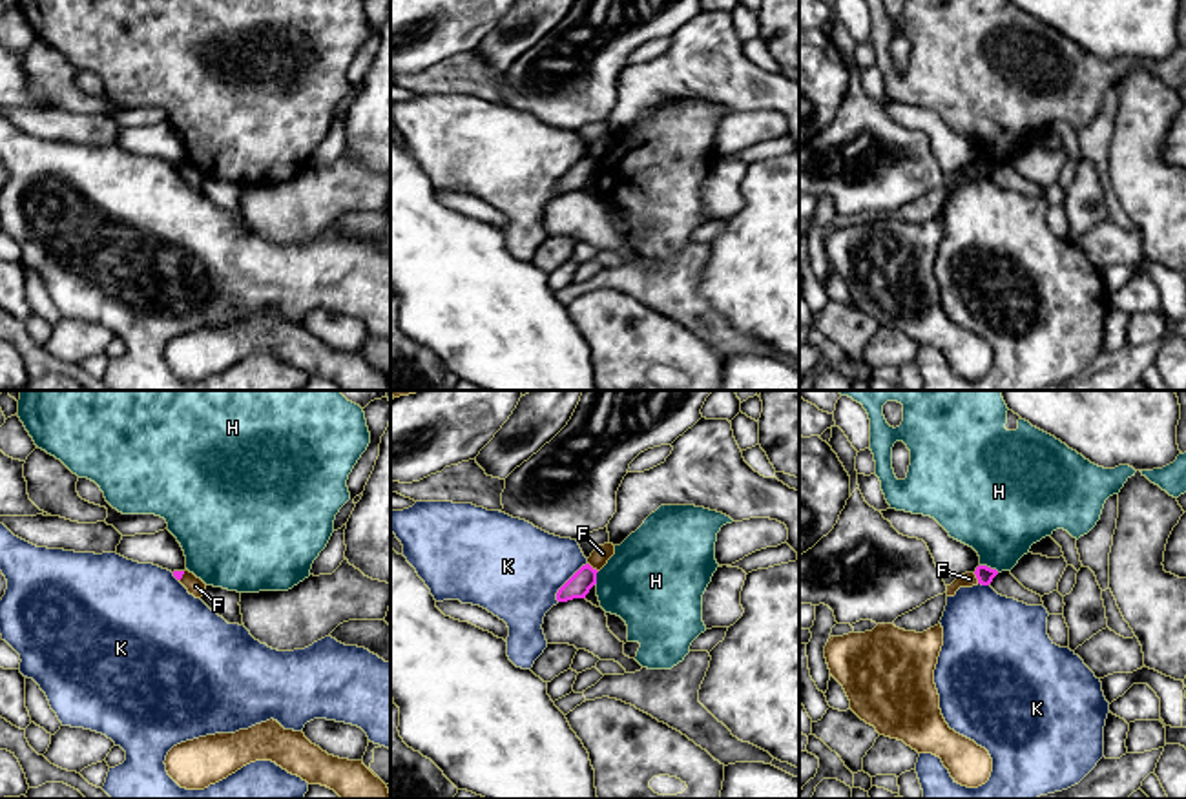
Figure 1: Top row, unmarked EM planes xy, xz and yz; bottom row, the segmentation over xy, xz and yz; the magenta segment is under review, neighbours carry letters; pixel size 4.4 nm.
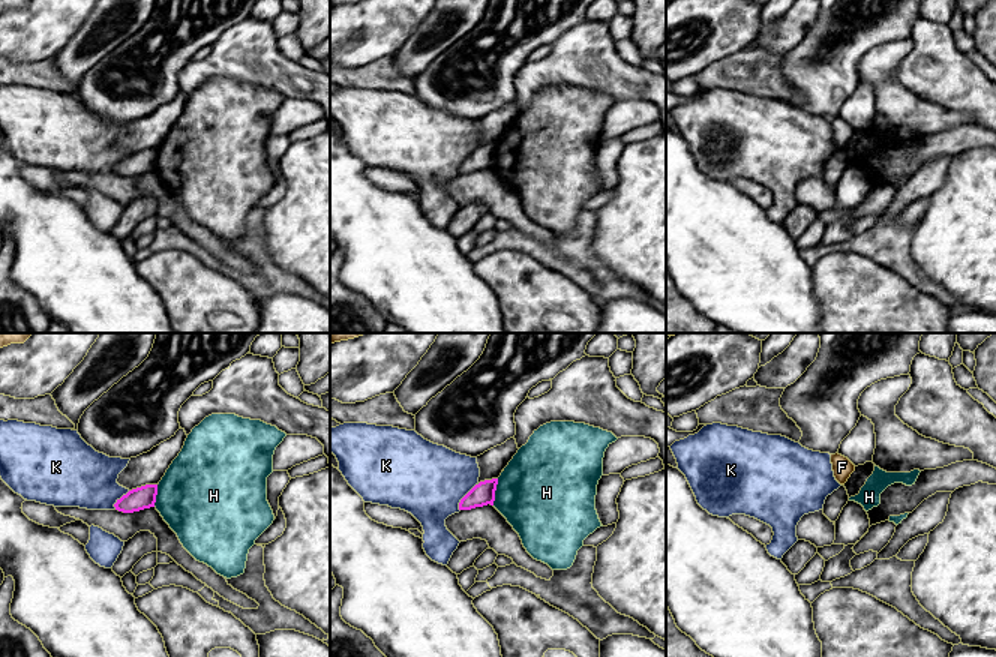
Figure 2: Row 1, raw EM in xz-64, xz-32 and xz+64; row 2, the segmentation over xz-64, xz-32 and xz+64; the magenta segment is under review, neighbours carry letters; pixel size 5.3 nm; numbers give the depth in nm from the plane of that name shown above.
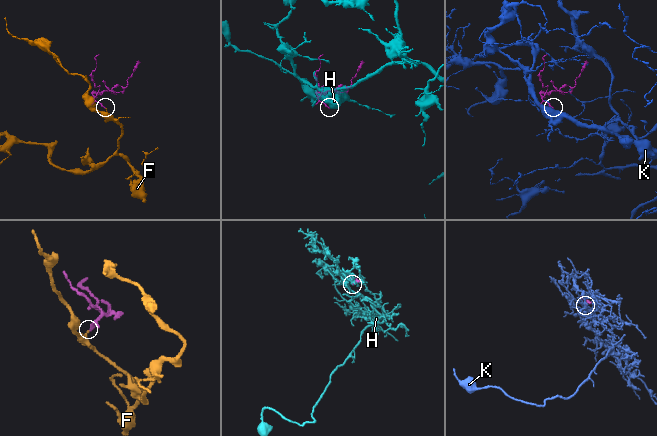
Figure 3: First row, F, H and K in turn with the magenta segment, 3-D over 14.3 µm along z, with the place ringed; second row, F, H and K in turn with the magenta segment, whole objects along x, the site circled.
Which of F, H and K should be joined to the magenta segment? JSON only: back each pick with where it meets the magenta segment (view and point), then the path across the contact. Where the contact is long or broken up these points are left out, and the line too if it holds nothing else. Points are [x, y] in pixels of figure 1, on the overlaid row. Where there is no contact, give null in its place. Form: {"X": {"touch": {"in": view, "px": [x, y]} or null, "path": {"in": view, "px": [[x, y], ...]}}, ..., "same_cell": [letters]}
{"same_cell": []}

